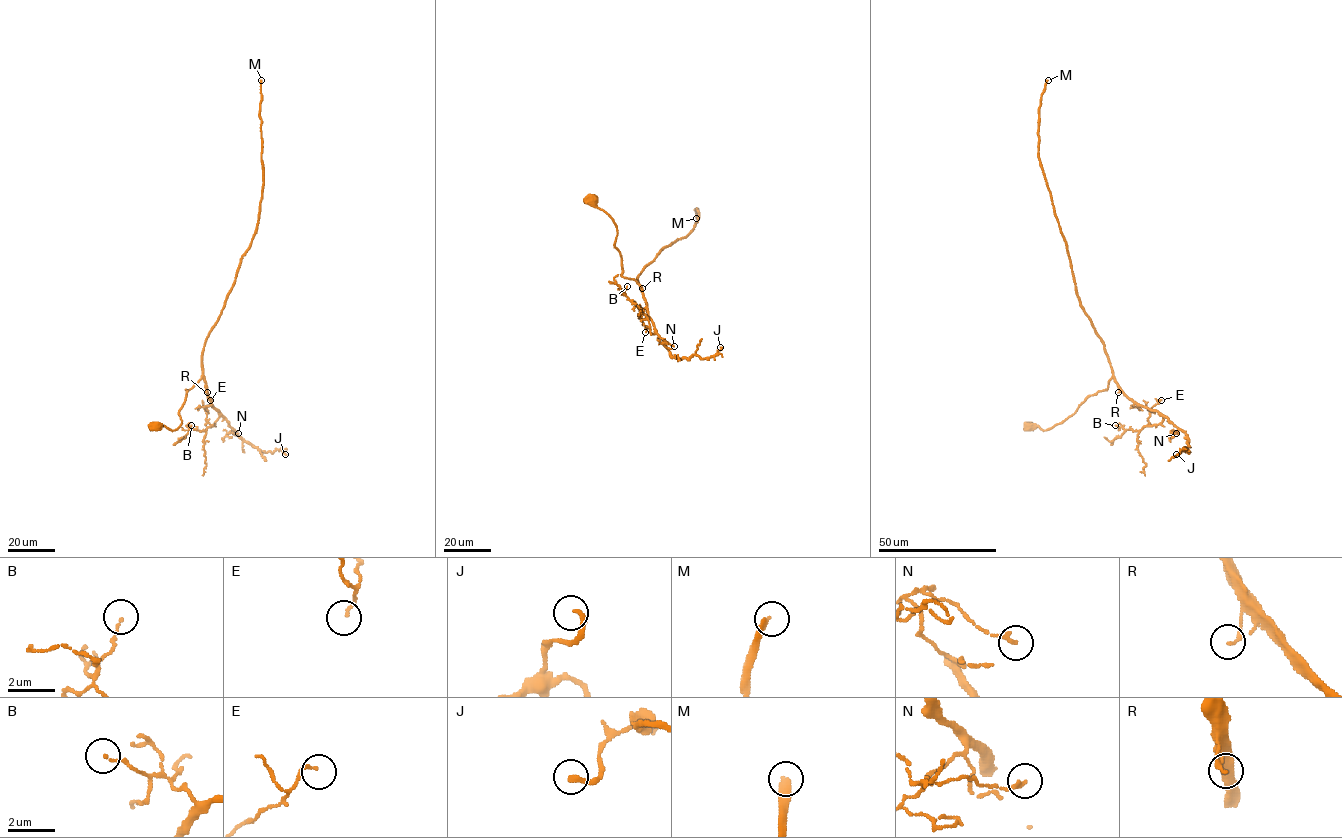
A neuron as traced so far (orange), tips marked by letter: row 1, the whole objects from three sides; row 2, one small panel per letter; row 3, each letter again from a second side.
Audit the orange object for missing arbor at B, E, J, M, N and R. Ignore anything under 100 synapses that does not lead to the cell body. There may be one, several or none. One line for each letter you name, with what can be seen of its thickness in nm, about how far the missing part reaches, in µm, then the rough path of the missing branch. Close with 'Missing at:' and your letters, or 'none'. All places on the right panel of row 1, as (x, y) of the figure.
M: 280 nm thick; about 170 µm are missing
Missing at: M

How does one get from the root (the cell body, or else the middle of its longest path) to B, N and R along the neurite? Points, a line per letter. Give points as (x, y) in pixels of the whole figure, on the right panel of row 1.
B: (1030, 426), (1061, 423), (1113, 376), (1129, 398), (1163, 416), (1138, 430), (1115, 425)
N: (1030, 426), (1048, 430), (1061, 423), (1087, 397), (1106, 389), (1113, 376), (1129, 398), (1164, 415), (1176, 433)
R: (1030, 426), (1048, 430), (1061, 423), (1087, 397), (1106, 389), (1113, 376), (1118, 392)

